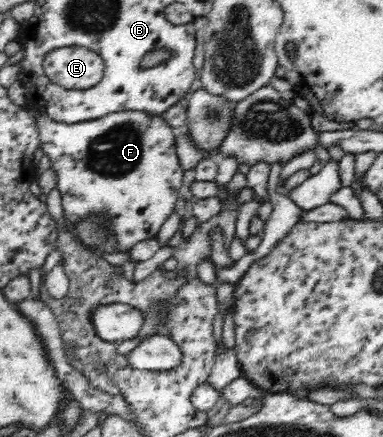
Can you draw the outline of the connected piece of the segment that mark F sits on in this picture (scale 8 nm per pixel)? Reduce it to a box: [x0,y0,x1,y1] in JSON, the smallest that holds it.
[37,112,185,254]

